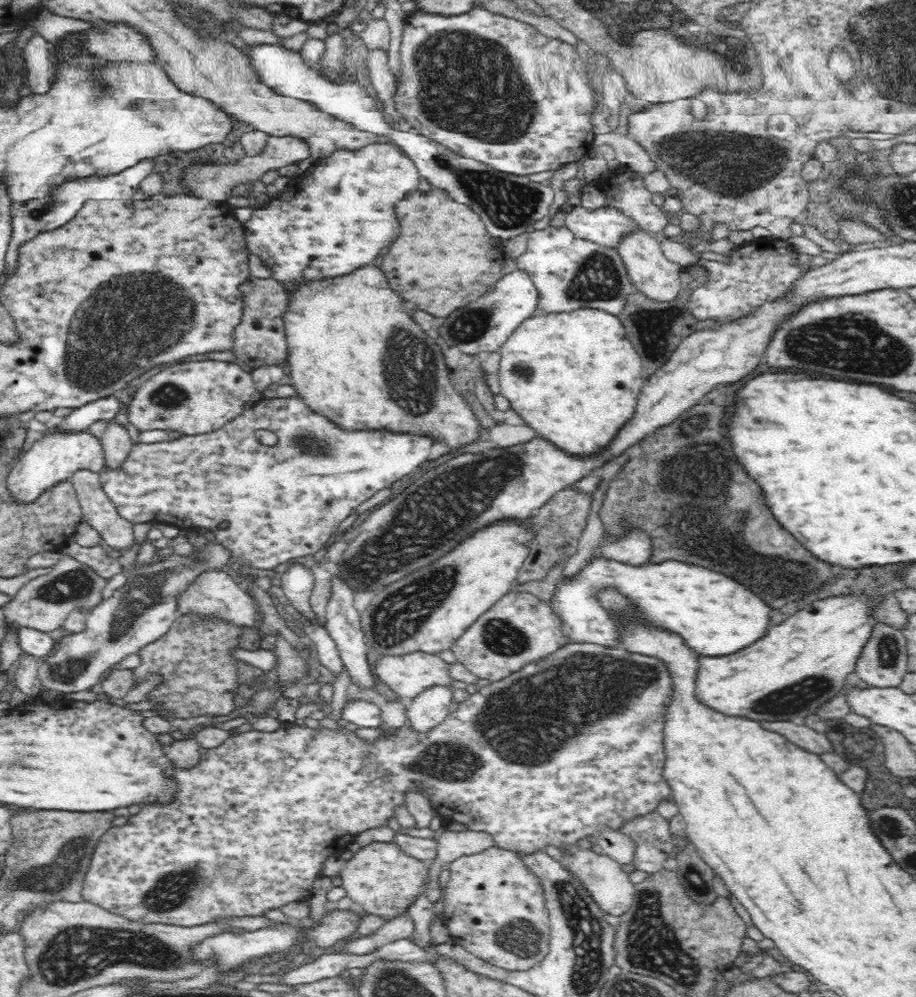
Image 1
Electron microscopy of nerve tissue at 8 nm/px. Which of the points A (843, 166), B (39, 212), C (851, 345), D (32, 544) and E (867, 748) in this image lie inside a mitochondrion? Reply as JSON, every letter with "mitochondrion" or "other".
{"A":"other","B":"mitochondrion","C":"mitochondrion","D":"other","E":"mitochondrion"}

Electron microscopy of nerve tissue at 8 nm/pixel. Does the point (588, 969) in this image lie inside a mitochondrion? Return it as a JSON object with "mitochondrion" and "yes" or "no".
{"mitochondrion":"yes"}

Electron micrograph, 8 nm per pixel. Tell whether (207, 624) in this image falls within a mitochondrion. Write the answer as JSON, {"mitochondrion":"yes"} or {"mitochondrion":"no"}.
{"mitochondrion":"no"}

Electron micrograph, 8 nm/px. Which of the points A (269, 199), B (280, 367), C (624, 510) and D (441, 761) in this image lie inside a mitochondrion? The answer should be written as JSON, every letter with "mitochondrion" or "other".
{"A":"other","B":"other","C":"other","D":"mitochondrion"}

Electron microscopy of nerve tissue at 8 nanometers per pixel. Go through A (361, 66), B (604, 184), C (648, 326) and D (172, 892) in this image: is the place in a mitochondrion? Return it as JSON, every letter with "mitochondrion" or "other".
{"A":"other","B":"other","C":"other","D":"mitochondrion"}

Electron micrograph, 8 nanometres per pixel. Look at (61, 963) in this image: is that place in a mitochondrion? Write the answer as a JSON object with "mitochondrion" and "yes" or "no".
{"mitochondrion":"yes"}

